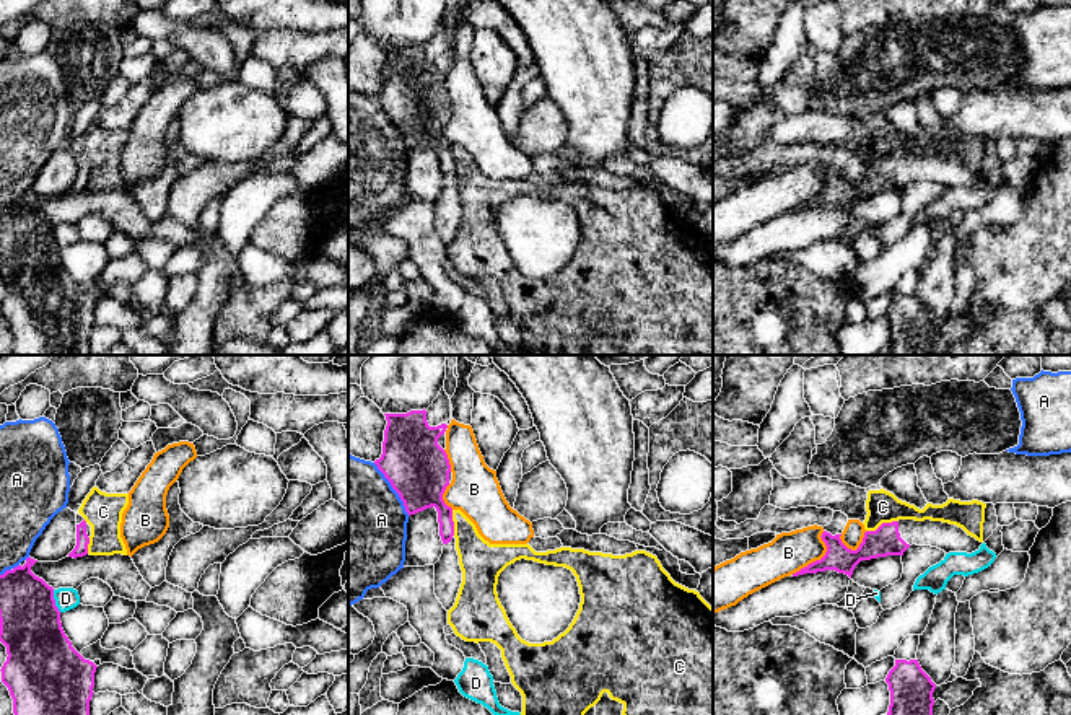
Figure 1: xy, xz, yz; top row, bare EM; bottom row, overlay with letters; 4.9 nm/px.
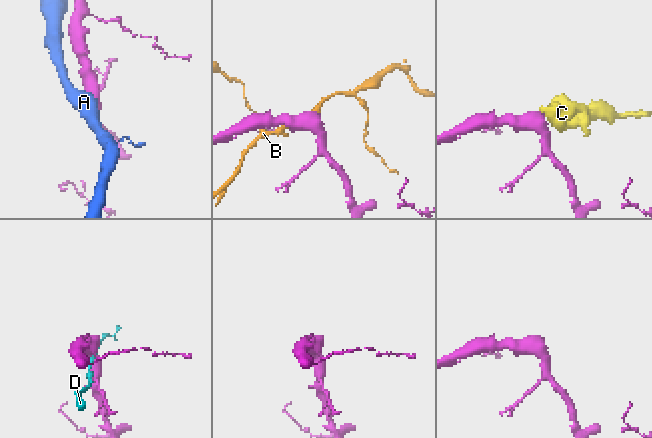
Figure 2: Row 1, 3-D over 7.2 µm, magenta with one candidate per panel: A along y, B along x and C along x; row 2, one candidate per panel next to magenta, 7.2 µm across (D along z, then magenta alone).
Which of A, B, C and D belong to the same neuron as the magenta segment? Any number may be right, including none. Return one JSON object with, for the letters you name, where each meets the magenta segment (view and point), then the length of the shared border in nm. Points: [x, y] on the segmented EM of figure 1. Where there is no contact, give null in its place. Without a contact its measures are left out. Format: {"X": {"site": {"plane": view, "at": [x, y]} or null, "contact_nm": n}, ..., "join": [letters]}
{"join": []}

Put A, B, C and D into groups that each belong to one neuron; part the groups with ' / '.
A / B / C / D

